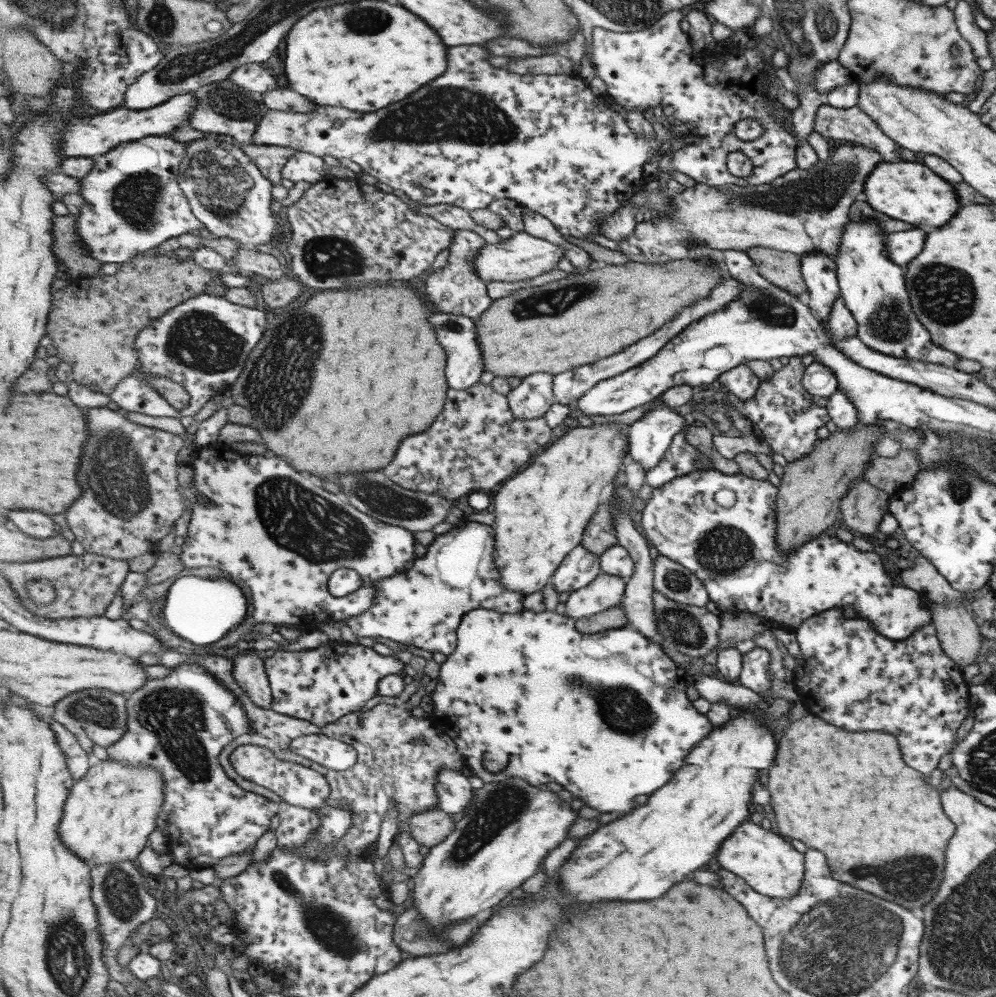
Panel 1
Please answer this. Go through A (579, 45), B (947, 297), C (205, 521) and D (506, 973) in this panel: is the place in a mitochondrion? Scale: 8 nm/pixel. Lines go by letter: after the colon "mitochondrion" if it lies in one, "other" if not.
A: other
B: mitochondrion
C: other
D: other

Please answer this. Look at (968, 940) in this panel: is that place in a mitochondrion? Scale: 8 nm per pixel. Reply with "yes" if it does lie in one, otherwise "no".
yes

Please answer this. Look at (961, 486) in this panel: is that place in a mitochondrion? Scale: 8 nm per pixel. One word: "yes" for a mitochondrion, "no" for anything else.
yes

